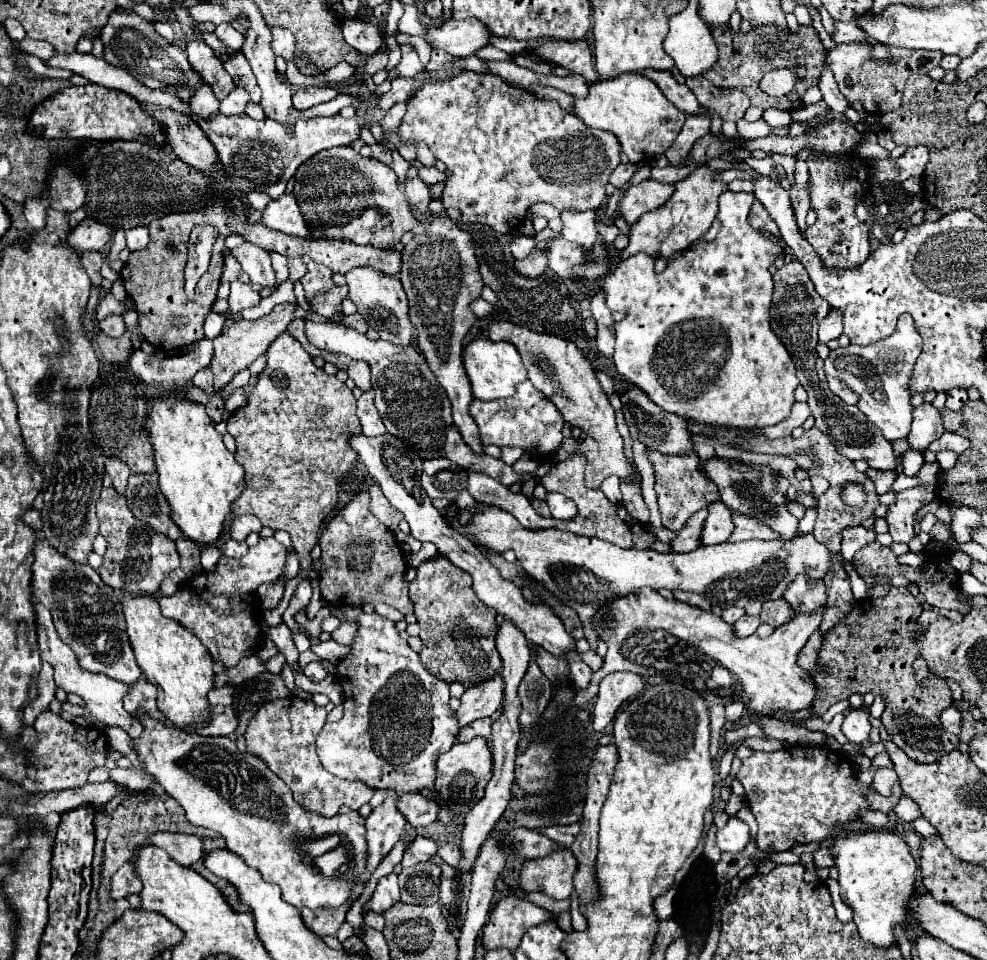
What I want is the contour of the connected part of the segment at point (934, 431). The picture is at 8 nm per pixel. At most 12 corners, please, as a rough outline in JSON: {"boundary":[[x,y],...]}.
{"boundary":[[931,404],[913,410],[909,448],[925,452],[945,432]]}

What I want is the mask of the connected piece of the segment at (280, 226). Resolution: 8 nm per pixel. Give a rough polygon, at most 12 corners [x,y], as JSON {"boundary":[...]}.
{"boundary":[[285,192],[263,210],[265,226],[313,238],[293,194]]}

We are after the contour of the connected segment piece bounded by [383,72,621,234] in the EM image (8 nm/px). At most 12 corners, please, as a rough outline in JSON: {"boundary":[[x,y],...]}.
{"boundary":[[497,74],[425,82],[397,142],[451,170],[449,218],[517,230],[537,202],[597,210],[621,164]]}

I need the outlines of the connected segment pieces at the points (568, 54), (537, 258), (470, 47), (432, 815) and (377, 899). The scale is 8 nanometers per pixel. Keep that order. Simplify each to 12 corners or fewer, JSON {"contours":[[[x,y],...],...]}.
{"contours":[[[587,40],[531,46],[543,60],[599,80]],[[545,242],[535,244],[531,254],[515,260],[519,274],[537,278],[547,268]],[[475,18],[429,28],[425,42],[451,56],[473,56],[489,30]],[[421,792],[397,794],[397,810],[423,828],[437,820],[439,806]],[[387,874],[377,882],[367,910],[383,914],[399,902],[397,874]]]}

